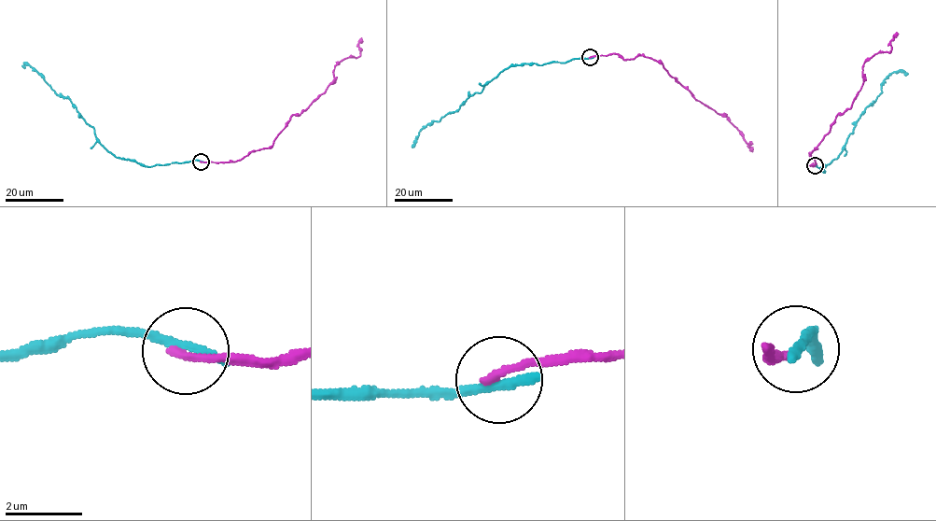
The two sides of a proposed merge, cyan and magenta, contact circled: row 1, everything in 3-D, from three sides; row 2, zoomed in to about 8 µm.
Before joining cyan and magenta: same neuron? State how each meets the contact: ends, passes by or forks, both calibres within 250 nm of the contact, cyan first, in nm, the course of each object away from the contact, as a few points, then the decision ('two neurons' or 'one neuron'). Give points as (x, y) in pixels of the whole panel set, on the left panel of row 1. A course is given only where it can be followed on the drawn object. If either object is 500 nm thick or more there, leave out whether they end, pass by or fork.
cyan ends | magenta ends | 300/220 nm | cyan via (202, 161), (147, 166), (115, 157), (100, 144), (94, 128), (67, 97), (60, 96), (29, 64), (22, 66) | magenta via (202, 161), (230, 162), (270, 147), (289, 119), (326, 91), (334, 67), (359, 56), (362, 38) | two neurons

